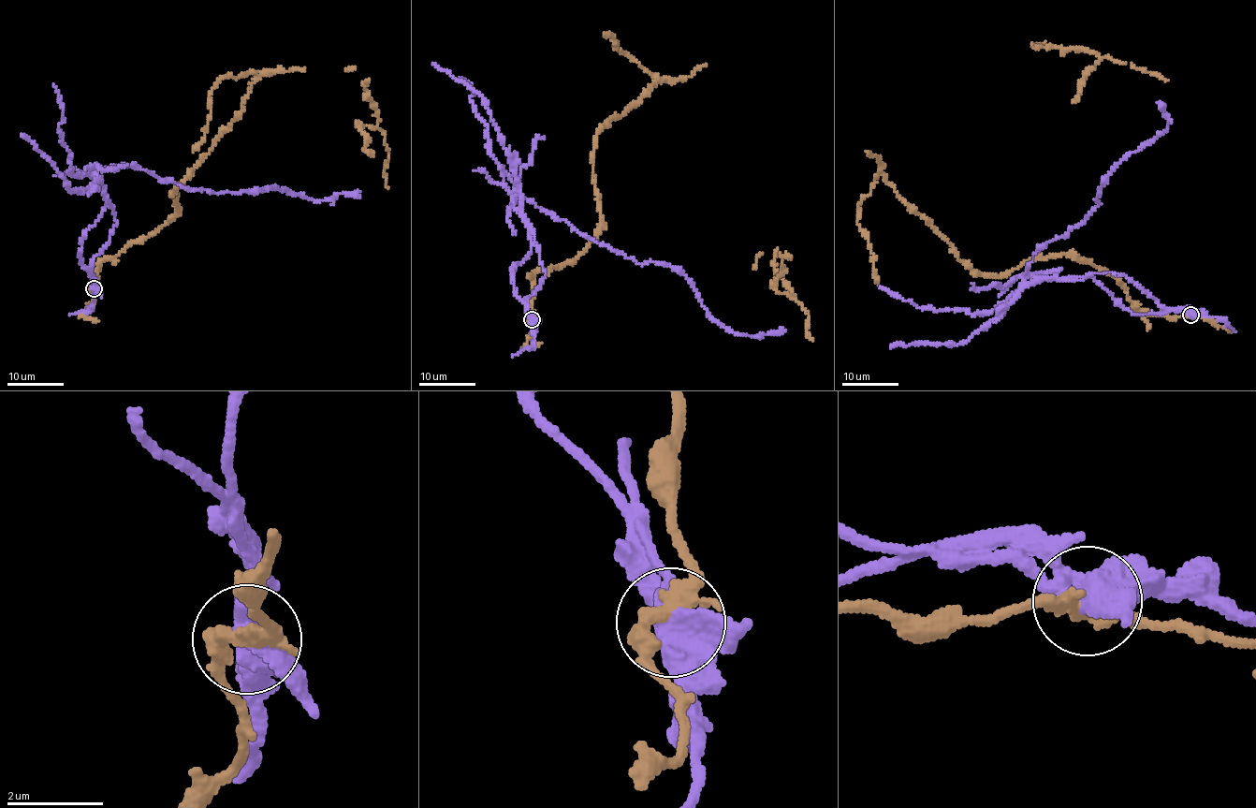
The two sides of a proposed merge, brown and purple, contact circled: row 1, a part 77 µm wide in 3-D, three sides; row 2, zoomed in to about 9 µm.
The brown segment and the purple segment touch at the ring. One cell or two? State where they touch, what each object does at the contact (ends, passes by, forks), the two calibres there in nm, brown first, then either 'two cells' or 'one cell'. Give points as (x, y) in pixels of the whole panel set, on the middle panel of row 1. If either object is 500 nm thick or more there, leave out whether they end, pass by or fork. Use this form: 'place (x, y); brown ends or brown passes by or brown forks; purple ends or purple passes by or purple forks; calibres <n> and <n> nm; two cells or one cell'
place (532, 319); brown forks; purple forks; calibres 300 and 480 nm; two cells

